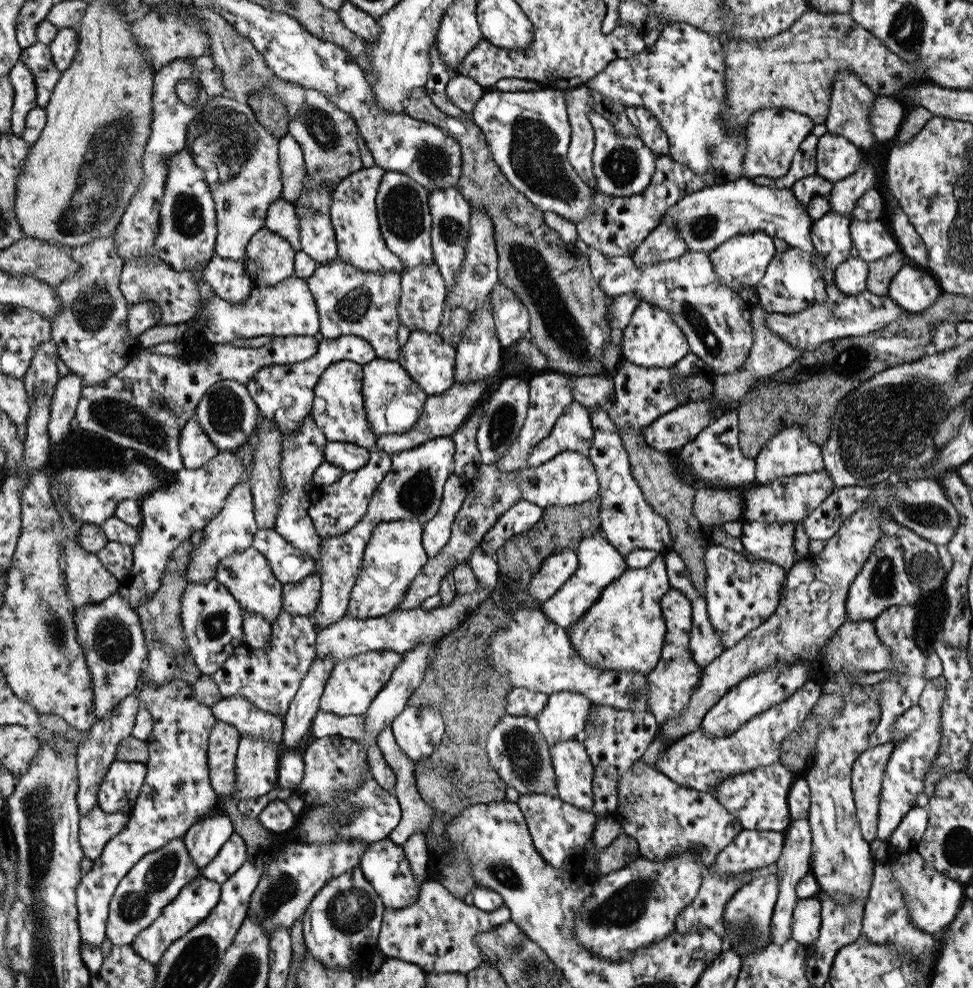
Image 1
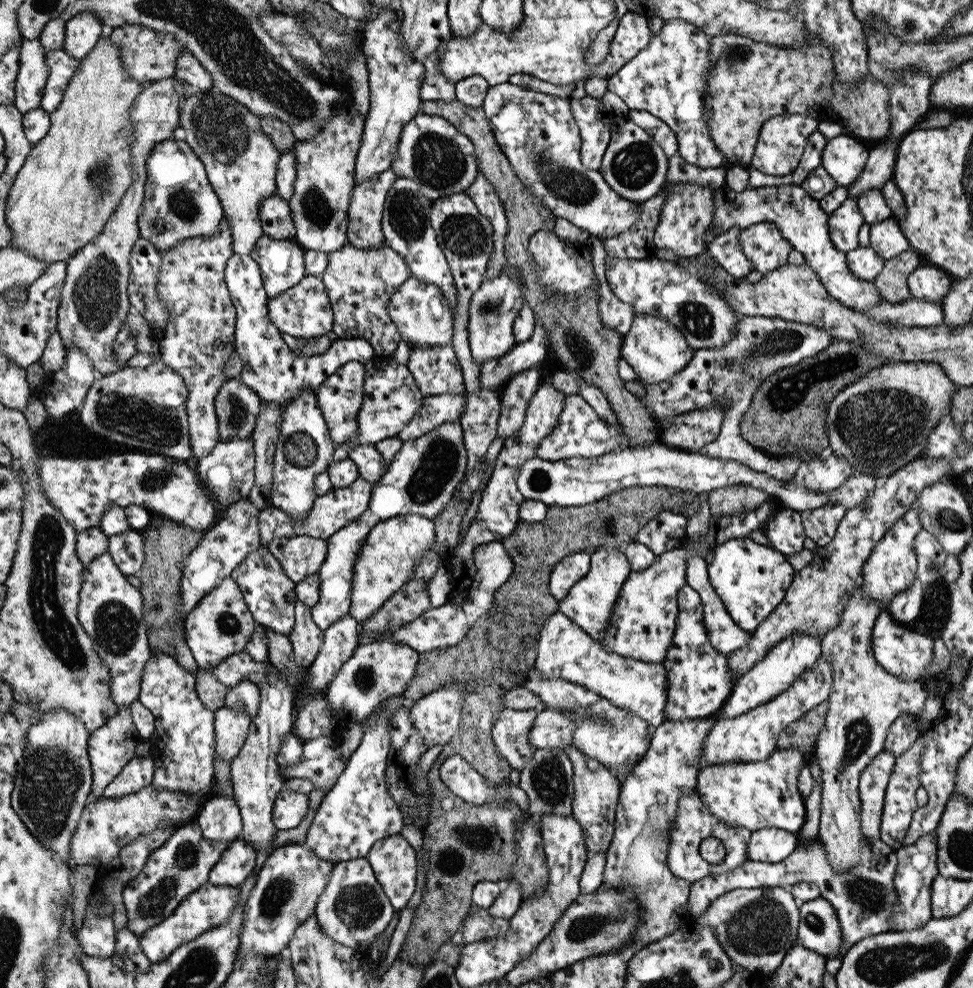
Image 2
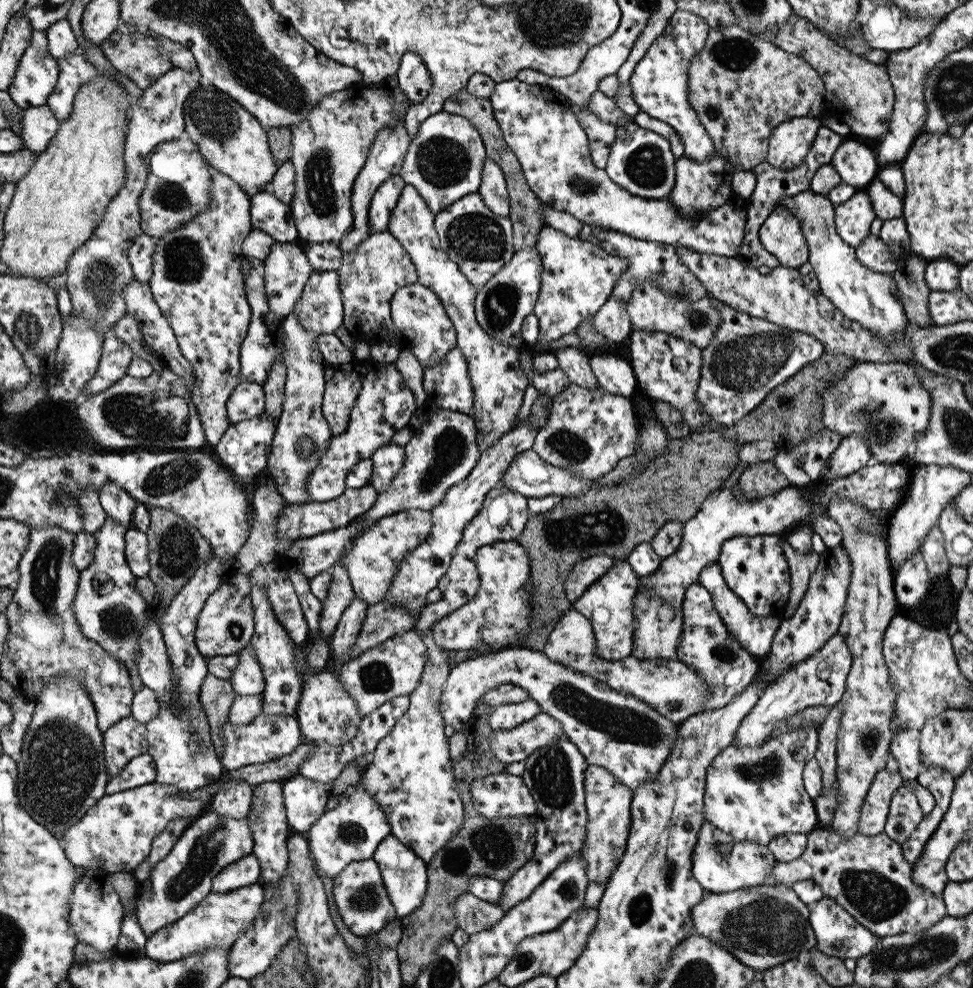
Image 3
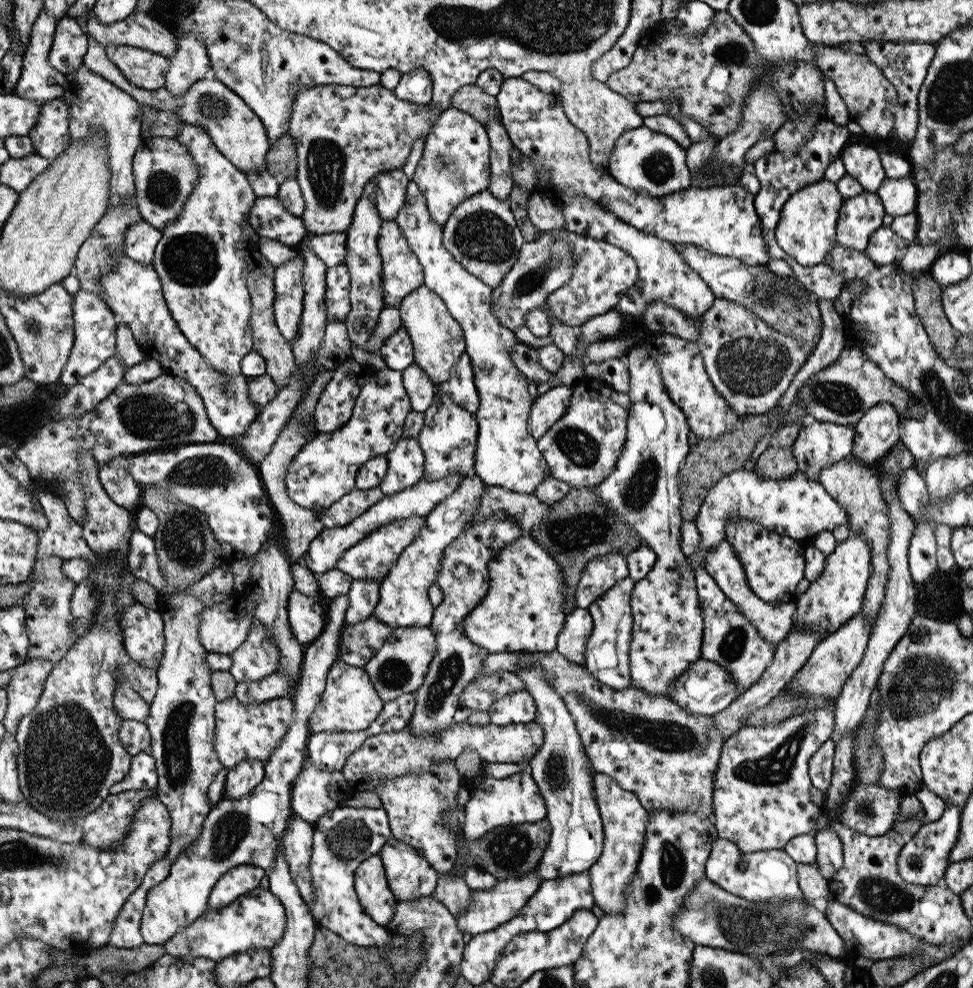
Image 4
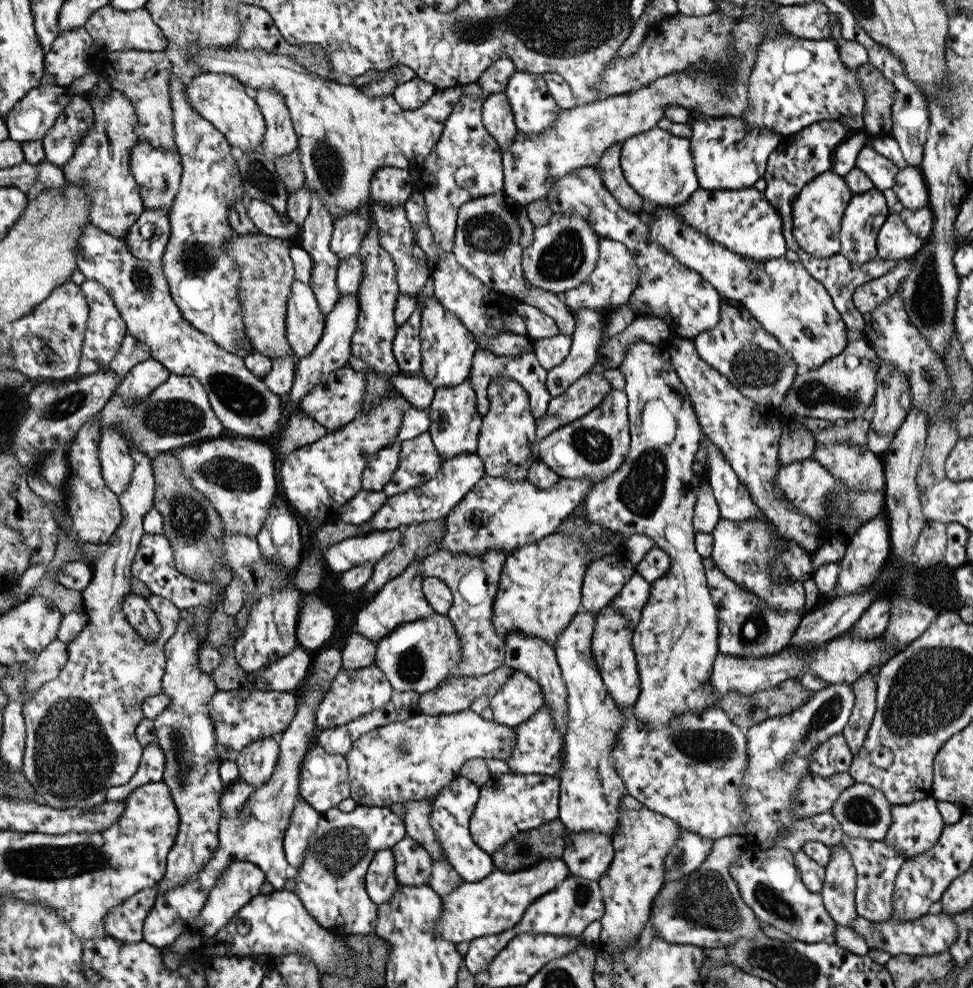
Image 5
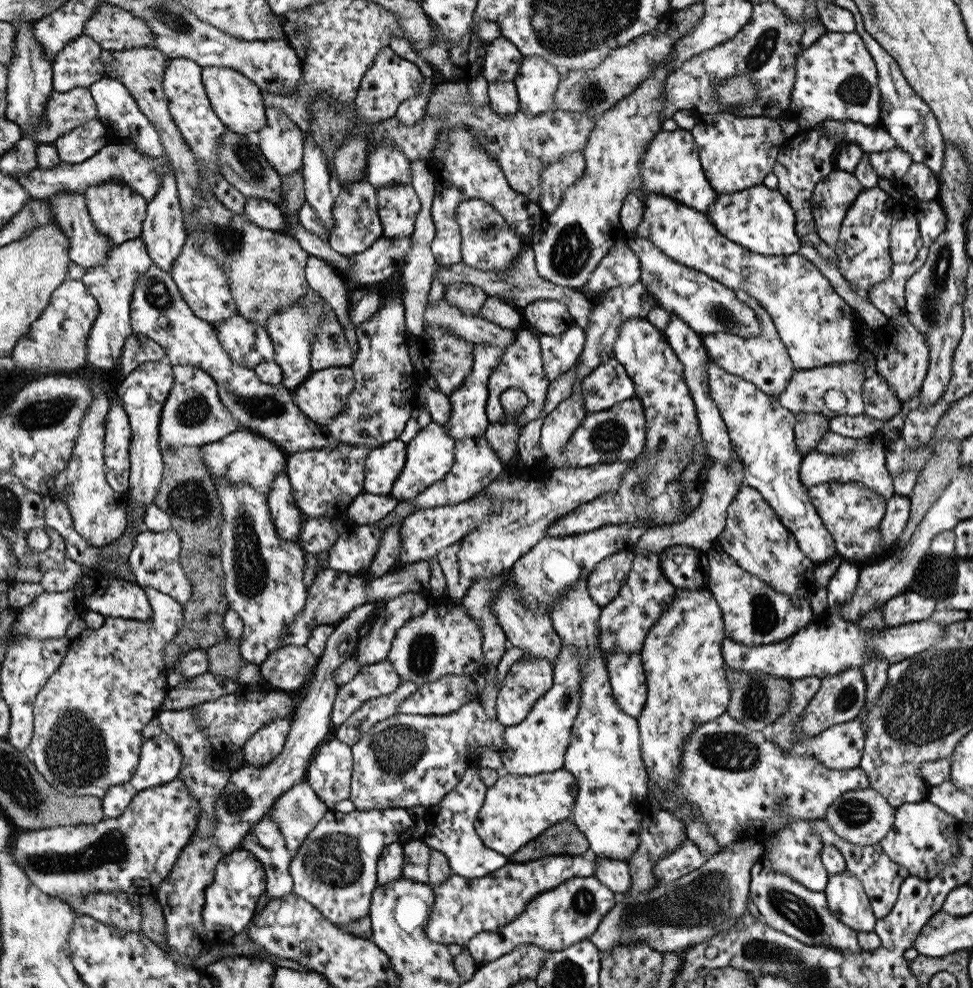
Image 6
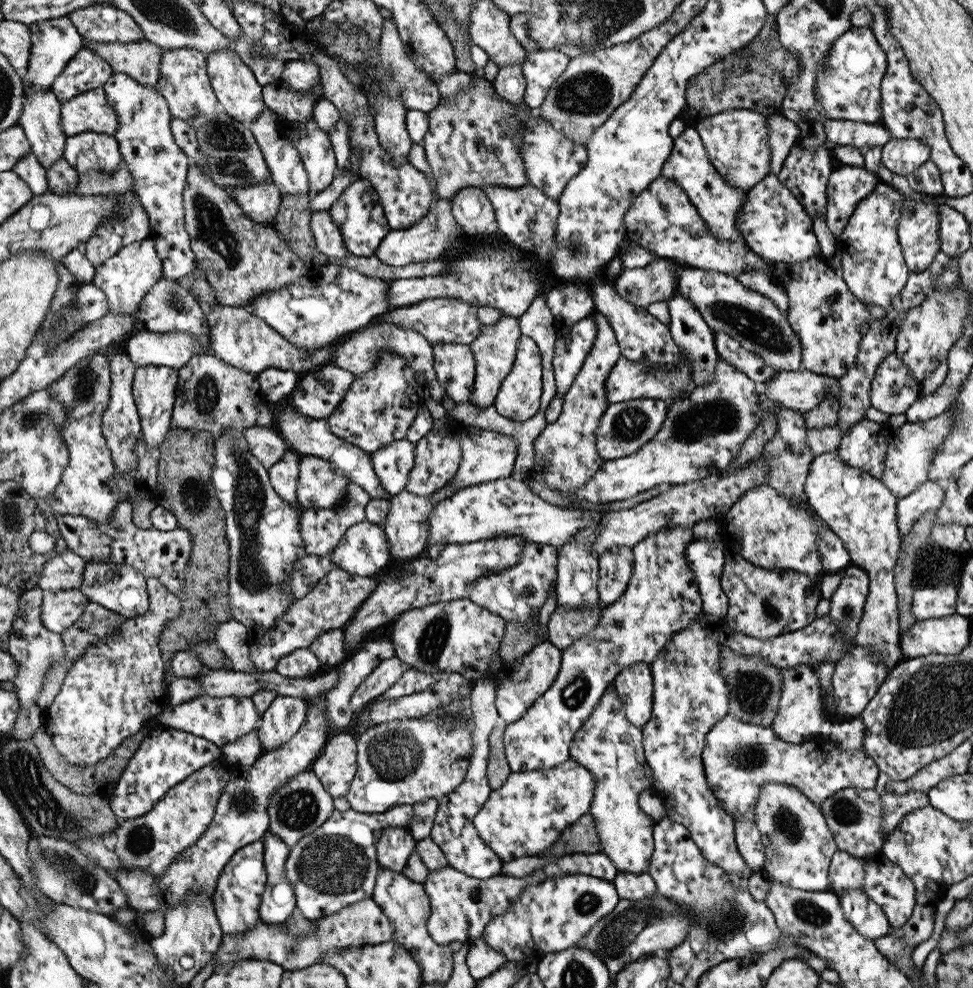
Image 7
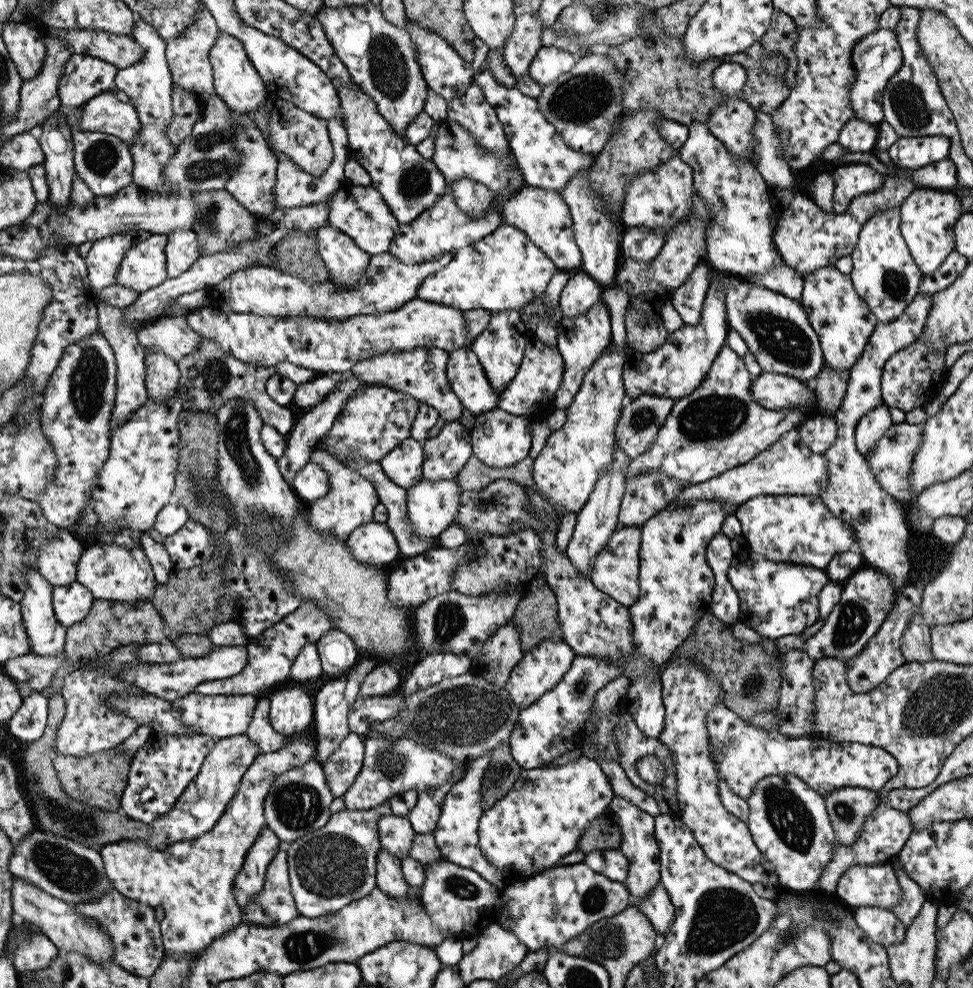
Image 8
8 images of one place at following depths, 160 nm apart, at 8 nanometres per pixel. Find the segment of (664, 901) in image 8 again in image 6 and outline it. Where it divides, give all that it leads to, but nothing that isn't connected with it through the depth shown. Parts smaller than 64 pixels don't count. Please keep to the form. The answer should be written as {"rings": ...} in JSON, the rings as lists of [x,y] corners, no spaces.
{"rings":[[[591,854],[595,862],[593,874],[604,886],[608,886],[612,892],[619,895],[631,887],[631,878],[627,861],[604,858]]]}

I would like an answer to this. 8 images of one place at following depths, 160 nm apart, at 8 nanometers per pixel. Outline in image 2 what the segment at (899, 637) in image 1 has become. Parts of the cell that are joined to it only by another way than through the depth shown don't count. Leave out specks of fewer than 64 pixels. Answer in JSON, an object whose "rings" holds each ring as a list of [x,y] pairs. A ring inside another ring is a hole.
{"rings":[[[914,578],[914,583],[910,589],[902,591],[896,595],[886,607],[886,610],[890,613],[890,616],[904,625],[908,625],[913,621],[922,608],[922,602],[924,602],[924,592],[926,586],[924,586],[918,578]],[[900,713],[891,723],[886,740],[885,749],[898,758],[905,750],[912,746],[920,733],[917,724],[918,715]]]}

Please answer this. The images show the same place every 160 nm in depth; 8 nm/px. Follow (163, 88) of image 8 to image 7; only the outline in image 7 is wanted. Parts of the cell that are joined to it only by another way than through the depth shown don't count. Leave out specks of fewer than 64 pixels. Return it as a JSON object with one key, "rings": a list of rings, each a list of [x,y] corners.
{"rings":[[[115,74],[103,89],[107,92],[108,103],[120,116],[119,128],[114,135],[119,141],[123,162],[136,182],[135,193],[149,216],[149,238],[154,241],[161,258],[163,276],[177,281],[198,268],[190,235],[185,229],[183,209],[183,190],[190,159],[175,143],[170,128],[172,115],[159,89],[140,85],[126,74]]]}

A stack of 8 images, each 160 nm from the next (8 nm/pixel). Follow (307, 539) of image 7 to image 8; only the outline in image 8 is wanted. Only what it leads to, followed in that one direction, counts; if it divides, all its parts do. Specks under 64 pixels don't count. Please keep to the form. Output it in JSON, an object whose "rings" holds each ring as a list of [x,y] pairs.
{"rings":[[[316,448],[311,454],[311,461],[320,464],[329,474],[330,490],[326,496],[307,503],[310,524],[322,535],[336,535],[345,542],[358,526],[374,521],[375,506],[381,503],[379,494],[371,480],[344,466],[324,449]]]}

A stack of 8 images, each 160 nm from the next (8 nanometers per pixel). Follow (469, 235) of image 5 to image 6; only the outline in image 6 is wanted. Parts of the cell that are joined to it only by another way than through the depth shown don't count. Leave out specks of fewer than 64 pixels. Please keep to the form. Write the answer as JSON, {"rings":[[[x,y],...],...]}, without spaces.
{"rings":[[[469,198],[458,206],[457,217],[462,231],[462,261],[466,266],[484,272],[513,267],[513,261],[524,249],[522,237],[510,230],[507,220],[491,203]]]}

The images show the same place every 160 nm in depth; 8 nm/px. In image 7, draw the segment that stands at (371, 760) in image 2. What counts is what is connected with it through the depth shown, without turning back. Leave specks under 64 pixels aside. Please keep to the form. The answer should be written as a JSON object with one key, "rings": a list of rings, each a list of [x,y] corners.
{"rings":[[[410,804],[396,805],[394,809],[382,813],[366,814],[363,811],[334,810],[326,822],[312,834],[303,837],[293,847],[287,858],[287,877],[295,885],[295,898],[298,900],[296,910],[304,918],[312,921],[340,912],[356,902],[366,900],[372,896],[375,890],[375,882],[378,880],[382,867],[378,861],[378,844],[383,836],[385,828],[400,826],[408,829],[415,816],[414,806]]]}

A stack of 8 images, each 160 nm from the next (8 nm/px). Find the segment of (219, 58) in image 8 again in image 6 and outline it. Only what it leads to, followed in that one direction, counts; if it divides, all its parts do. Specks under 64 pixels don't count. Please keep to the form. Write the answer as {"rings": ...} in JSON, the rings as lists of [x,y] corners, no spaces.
{"rings":[[[207,67],[203,68],[203,82],[212,108],[229,130],[254,138],[267,125],[263,92],[246,75],[228,67]]]}

